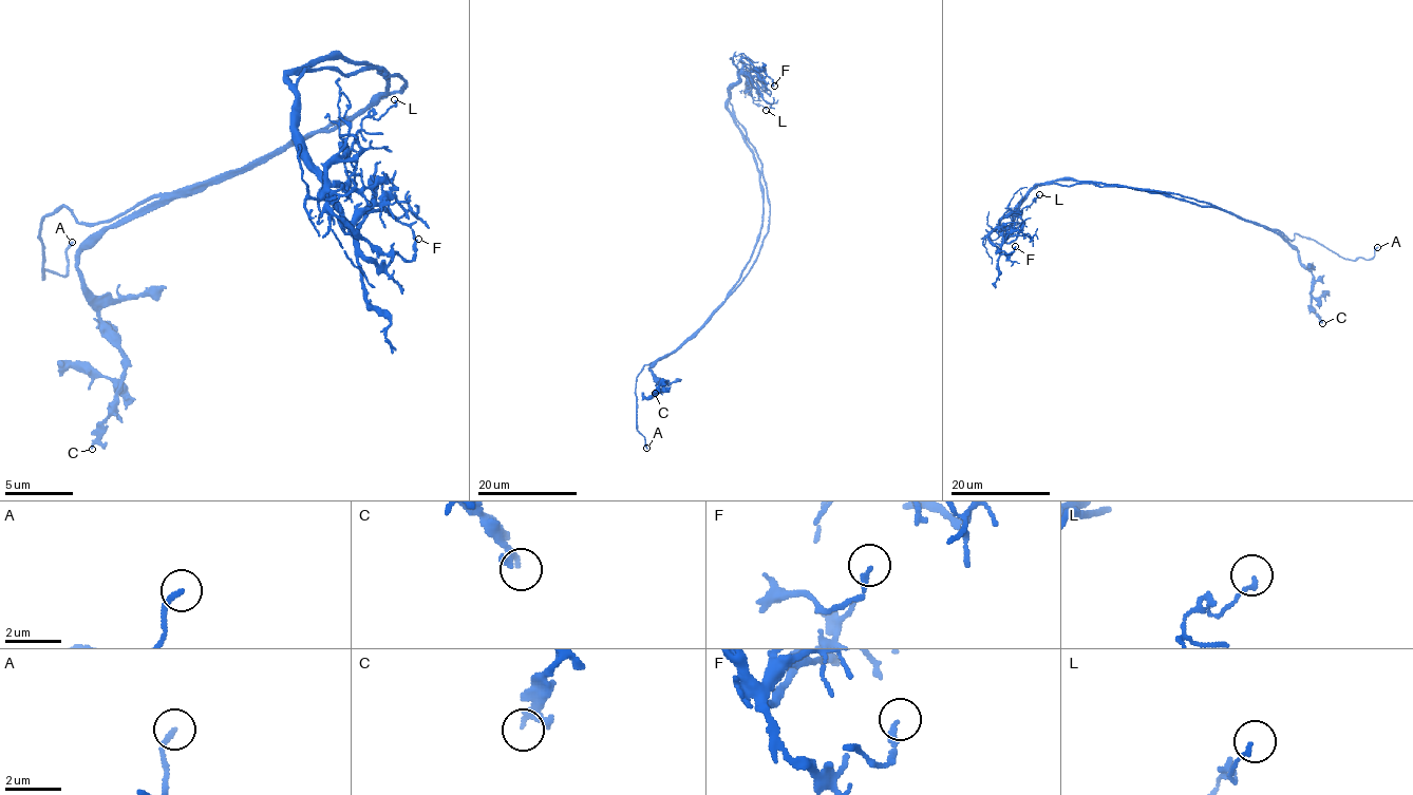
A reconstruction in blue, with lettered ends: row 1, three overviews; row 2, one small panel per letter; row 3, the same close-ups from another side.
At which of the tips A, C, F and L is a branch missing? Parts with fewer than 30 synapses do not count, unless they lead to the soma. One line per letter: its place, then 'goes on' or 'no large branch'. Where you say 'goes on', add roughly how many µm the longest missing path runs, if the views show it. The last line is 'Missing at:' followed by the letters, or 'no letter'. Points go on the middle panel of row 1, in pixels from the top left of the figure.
A: at (646, 448); goes on; about 15 µm are missing
C: at (655, 393); no large branch
F: at (774, 86); no large branch
L: at (766, 110); no large branch
Missing at: A

